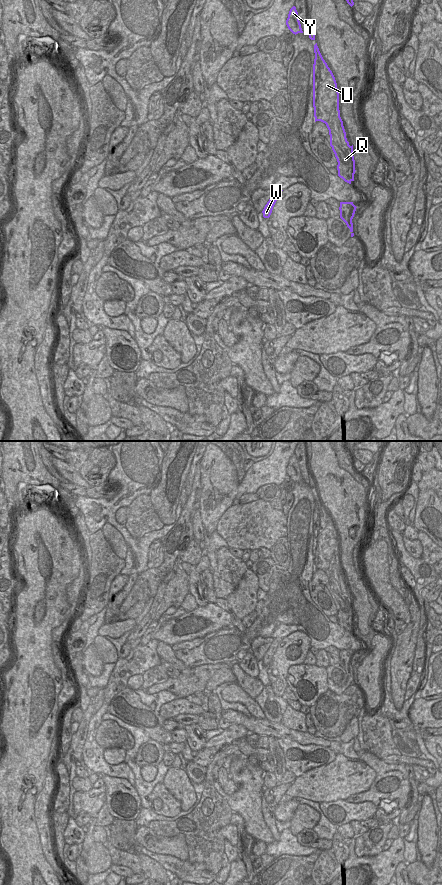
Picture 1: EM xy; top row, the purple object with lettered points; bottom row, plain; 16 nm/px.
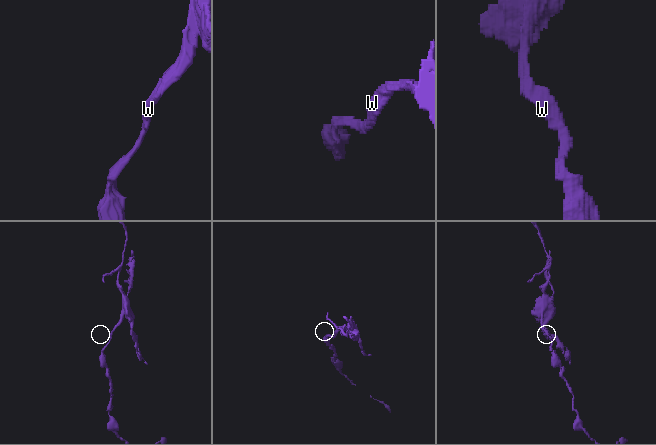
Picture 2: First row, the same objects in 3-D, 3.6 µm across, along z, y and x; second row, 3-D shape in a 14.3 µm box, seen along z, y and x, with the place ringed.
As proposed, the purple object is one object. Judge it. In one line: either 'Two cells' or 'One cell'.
Two cells

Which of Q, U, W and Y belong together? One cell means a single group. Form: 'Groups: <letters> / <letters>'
Groups: Q U / W Y

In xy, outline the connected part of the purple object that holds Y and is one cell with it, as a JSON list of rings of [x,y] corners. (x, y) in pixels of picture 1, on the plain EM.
[[[293,454],[289,459],[288,466],[286,468],[286,473],[288,477],[295,483],[298,481],[303,481],[299,469],[298,460],[295,454]]]

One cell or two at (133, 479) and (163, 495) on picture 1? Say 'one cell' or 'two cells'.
two cells

